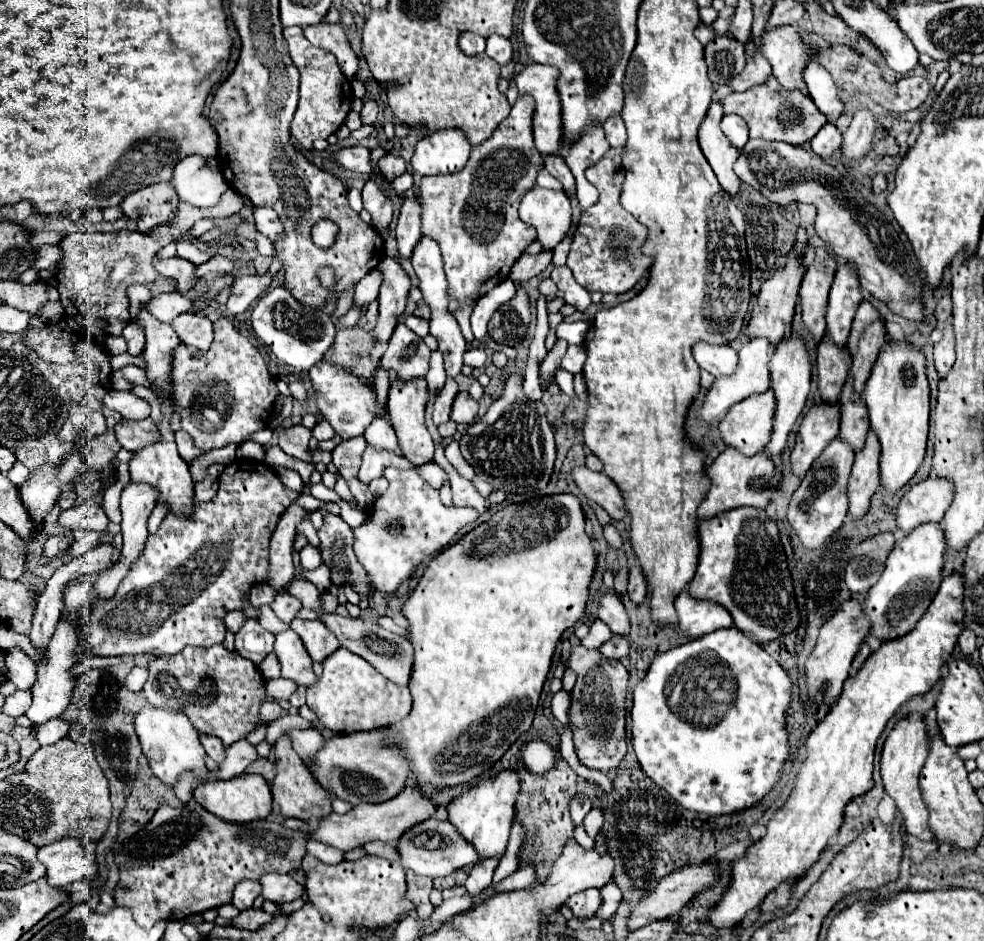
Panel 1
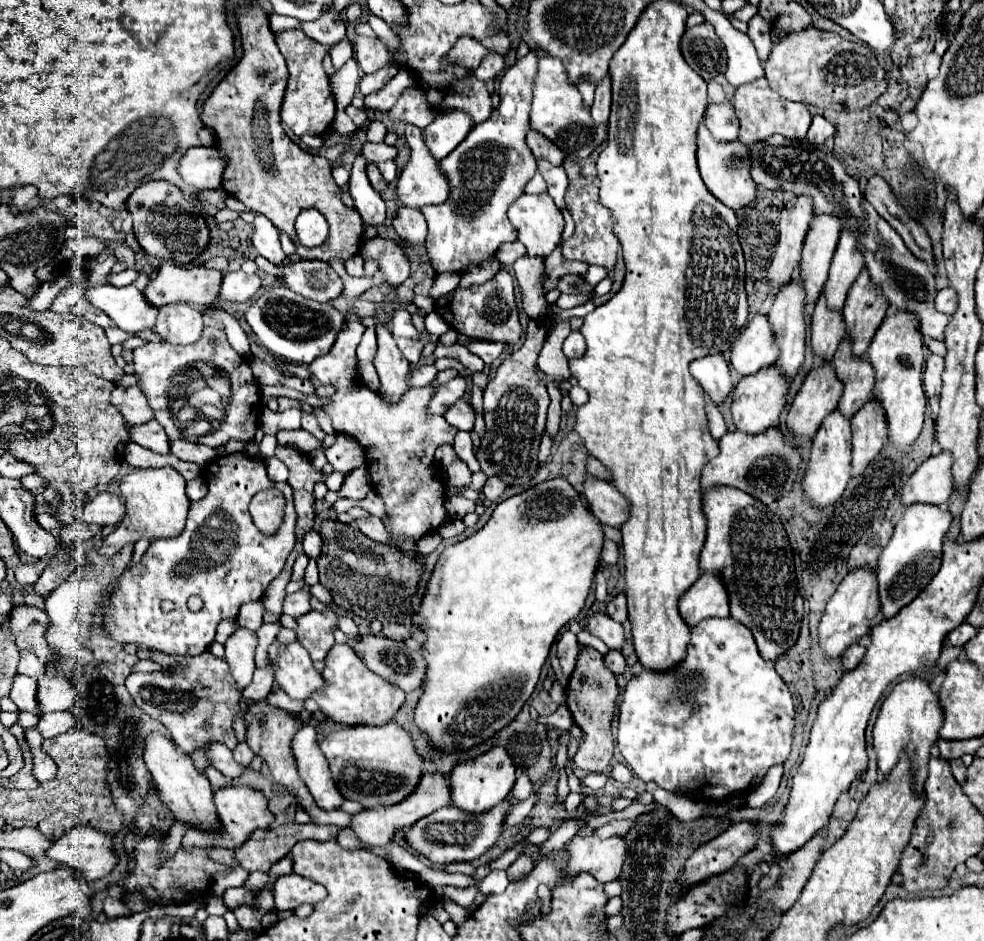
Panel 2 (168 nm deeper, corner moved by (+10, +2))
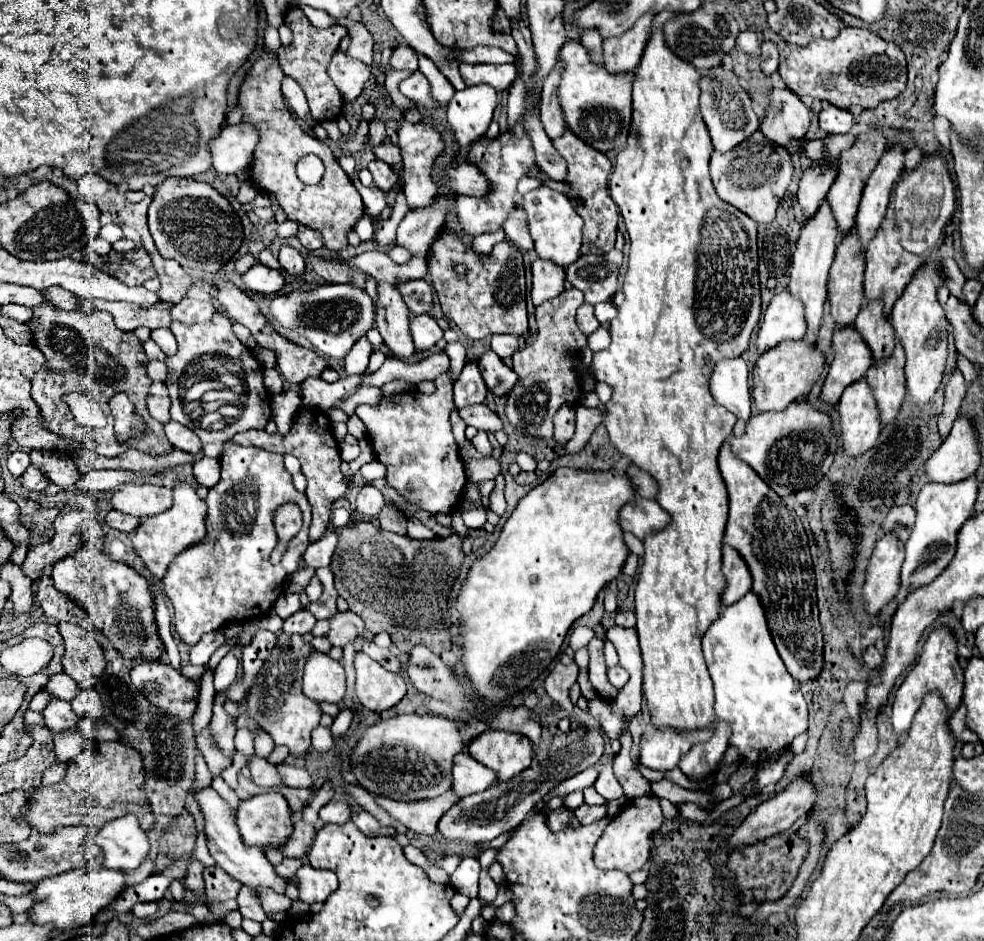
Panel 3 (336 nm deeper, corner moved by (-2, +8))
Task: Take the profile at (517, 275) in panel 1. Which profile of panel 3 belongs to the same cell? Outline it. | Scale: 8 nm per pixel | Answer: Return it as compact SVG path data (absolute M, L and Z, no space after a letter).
M536 258L532 262L532 304L540 306L542 302L556 298L564 290L564 268L554 262Z

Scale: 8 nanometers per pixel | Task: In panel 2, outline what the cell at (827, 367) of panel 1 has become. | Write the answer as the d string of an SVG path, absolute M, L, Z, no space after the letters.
M824 294L816 300L816 308L812 314L812 348L814 354L820 356L820 360L832 362L832 356L844 338L846 328L844 328L844 318L842 312L828 308Z

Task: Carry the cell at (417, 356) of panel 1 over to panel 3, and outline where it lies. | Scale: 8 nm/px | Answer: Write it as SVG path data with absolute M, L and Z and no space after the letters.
M418 314L410 318L410 332L412 332L412 340L418 352L424 352L428 348L432 348L442 336L442 328L436 324L436 320L430 314Z

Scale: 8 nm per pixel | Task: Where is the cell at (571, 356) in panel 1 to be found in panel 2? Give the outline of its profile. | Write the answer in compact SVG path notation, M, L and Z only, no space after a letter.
M572 330L570 336L564 340L564 354L566 358L580 358L586 352L586 344L584 344L584 336L580 336L578 330Z

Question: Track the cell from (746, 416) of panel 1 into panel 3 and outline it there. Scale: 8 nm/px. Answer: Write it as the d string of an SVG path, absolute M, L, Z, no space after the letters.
M788 340L780 346L762 354L754 364L754 380L752 380L752 400L758 412L780 412L788 404L800 400L810 392L814 382L820 378L824 370L824 356L816 346L806 344L804 340Z

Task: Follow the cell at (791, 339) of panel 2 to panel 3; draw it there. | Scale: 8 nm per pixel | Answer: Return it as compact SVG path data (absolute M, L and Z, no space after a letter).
M824 202L820 206L820 210L816 212L816 218L810 218L808 224L800 230L800 238L798 238L798 246L796 252L792 256L792 266L790 266L790 284L788 284L788 292L794 298L800 298L800 302L804 304L804 318L806 318L806 336L804 340L808 344L816 342L816 334L820 328L820 320L822 320L822 308L826 302L826 280L828 280L828 270L832 266L834 260L834 250L836 250L836 222L834 216L830 212L830 206Z

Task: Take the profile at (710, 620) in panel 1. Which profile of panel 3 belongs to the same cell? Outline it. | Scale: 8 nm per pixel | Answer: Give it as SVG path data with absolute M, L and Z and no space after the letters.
M730 546L722 548L722 574L726 578L726 588L720 594L720 606L728 608L752 588L752 578L750 578L746 562Z

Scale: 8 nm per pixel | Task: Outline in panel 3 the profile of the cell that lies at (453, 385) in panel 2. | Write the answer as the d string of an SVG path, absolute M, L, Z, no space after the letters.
M468 362L462 368L458 380L454 382L454 404L456 408L464 408L470 404L484 402L484 396L486 396L486 386L478 370L478 364Z

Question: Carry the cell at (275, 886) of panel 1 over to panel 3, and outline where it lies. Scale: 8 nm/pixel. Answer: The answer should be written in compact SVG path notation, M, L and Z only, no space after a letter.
M310 864L300 866L300 870L296 872L296 878L298 878L300 900L306 904L324 902L338 888L336 872L318 870L318 868L312 868Z

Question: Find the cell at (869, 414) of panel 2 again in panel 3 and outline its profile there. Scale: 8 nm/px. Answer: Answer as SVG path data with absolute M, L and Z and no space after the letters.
M896 344L896 350L890 358L880 362L876 370L868 370L866 374L868 386L872 388L872 394L878 404L880 422L882 428L888 426L896 414L900 412L902 400L906 396L906 380L904 380L904 350L900 344Z

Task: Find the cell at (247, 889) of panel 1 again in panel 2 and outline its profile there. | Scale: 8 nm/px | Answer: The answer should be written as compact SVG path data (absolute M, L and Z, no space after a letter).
M252 872L244 886L250 888L250 890L260 890L260 888L264 888L266 882L268 882L268 874L266 872Z

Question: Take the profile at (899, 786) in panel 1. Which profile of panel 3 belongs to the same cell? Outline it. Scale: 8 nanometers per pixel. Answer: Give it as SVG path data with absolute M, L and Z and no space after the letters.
M934 628L930 638L924 644L922 656L918 658L916 666L908 672L906 680L896 690L896 698L894 698L894 706L892 706L892 726L894 726L896 736L900 736L900 738L906 736L914 714L918 712L924 696L930 692L938 692L942 696L942 700L946 704L946 716L950 718L952 712L956 712L956 708L962 702L962 688L964 688L964 672L956 658L956 640L948 628Z

